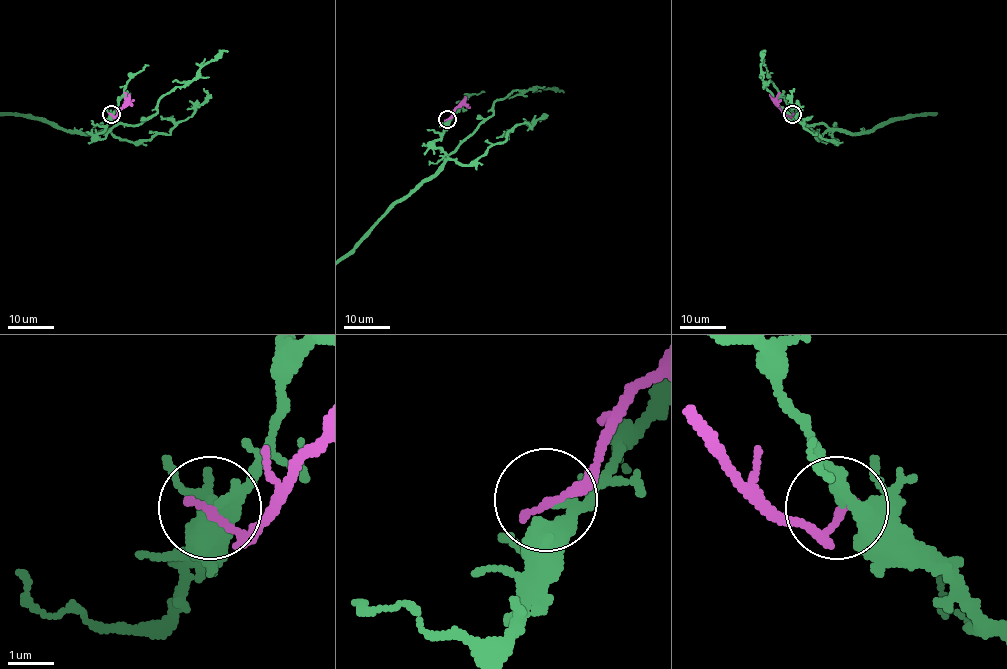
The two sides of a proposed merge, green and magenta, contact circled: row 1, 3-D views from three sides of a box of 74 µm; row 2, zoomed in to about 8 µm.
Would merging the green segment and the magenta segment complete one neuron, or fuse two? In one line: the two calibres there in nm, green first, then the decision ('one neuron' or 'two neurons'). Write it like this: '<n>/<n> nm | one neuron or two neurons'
240/190 nm | two neurons

